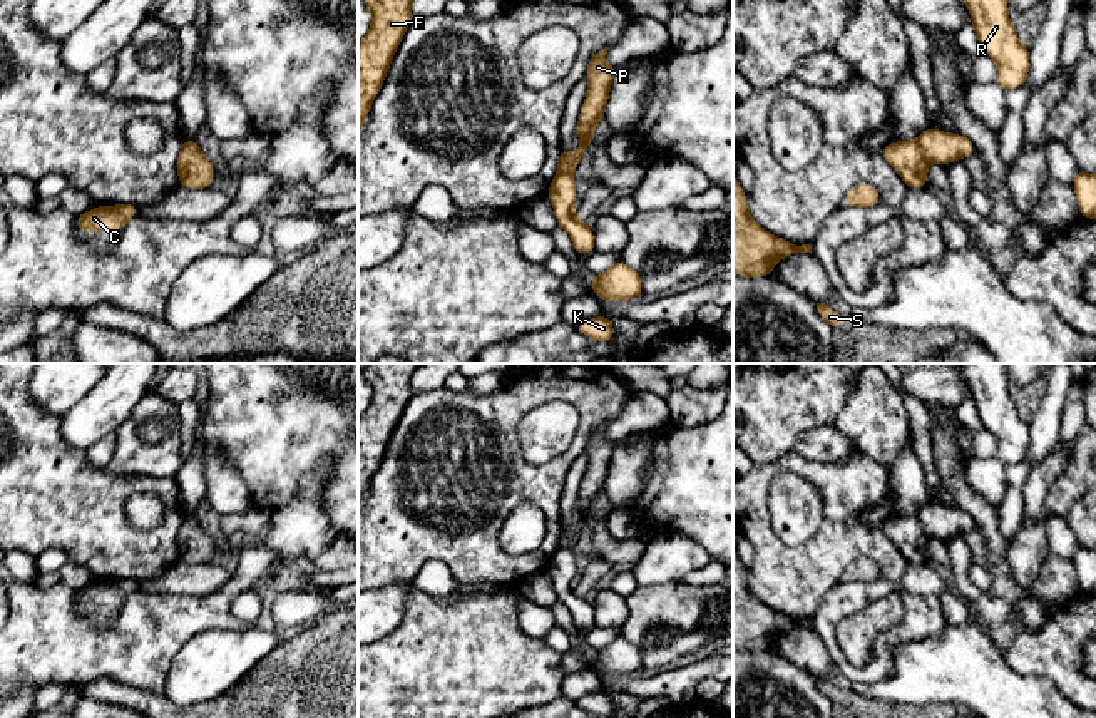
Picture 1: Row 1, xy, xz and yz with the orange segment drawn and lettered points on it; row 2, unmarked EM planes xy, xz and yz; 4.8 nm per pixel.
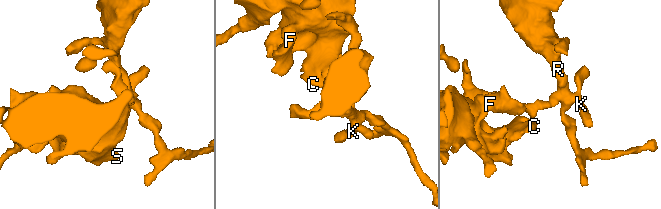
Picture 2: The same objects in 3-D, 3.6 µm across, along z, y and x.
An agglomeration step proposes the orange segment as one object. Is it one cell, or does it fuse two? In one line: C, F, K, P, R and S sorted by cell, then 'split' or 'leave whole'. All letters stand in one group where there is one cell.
C F P S / K R | split

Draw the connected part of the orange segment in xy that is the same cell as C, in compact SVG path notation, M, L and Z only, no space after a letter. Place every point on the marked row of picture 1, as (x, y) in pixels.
M136 204L97 206L77 218L79 231L122 231L131 218L137 214Z

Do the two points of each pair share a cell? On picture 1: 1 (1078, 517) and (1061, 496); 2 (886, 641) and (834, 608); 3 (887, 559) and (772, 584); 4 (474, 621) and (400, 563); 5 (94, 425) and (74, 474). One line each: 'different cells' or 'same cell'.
1: different cells
2: same cell
3: same cell
4: different cells
5: different cells

